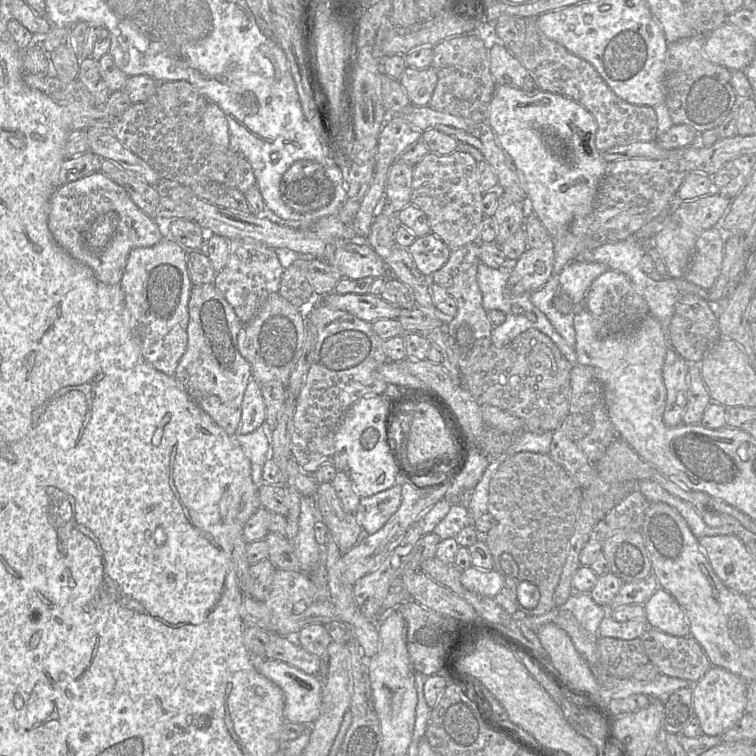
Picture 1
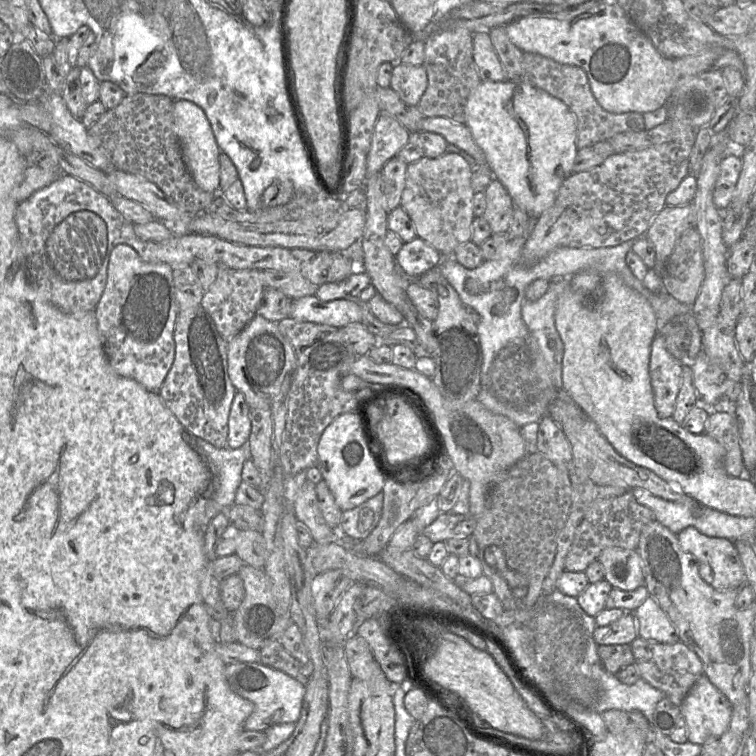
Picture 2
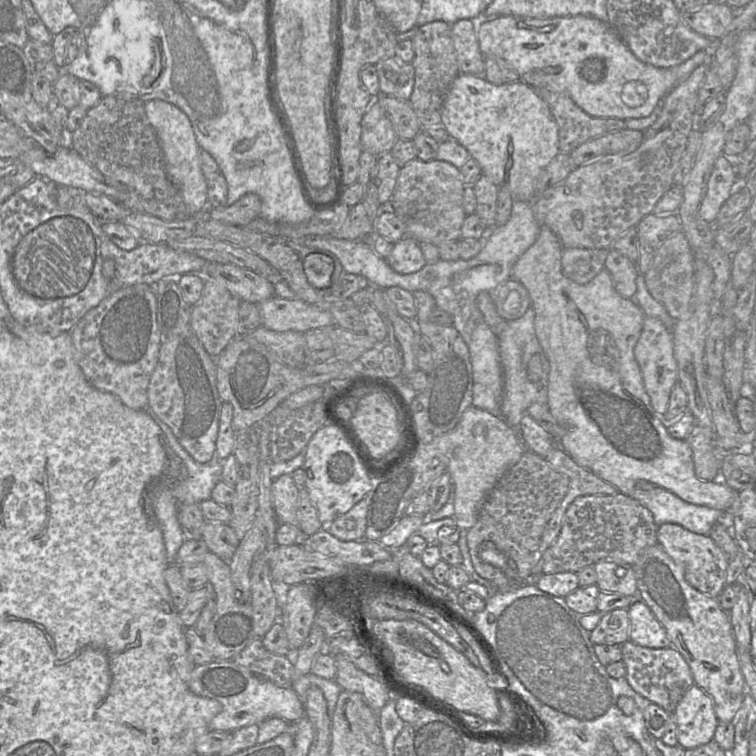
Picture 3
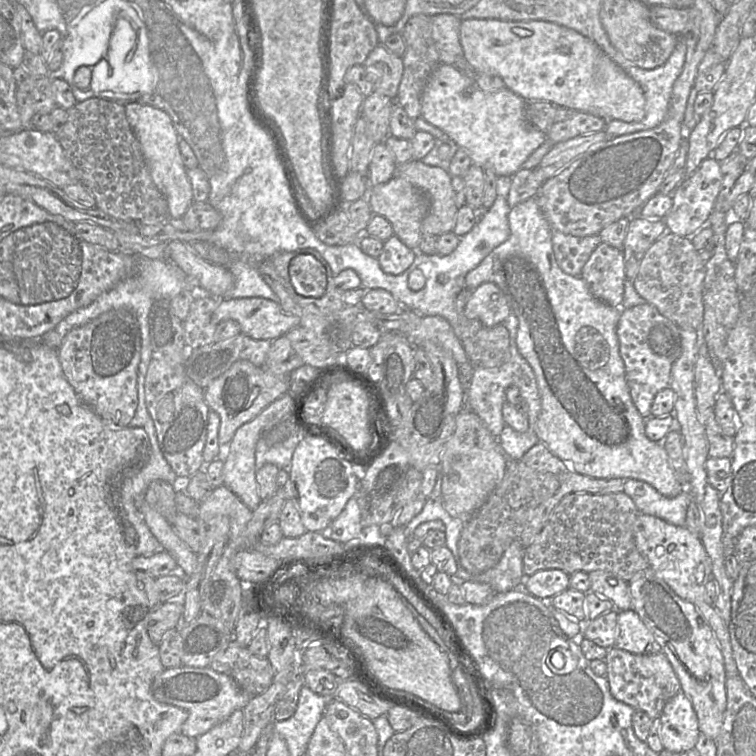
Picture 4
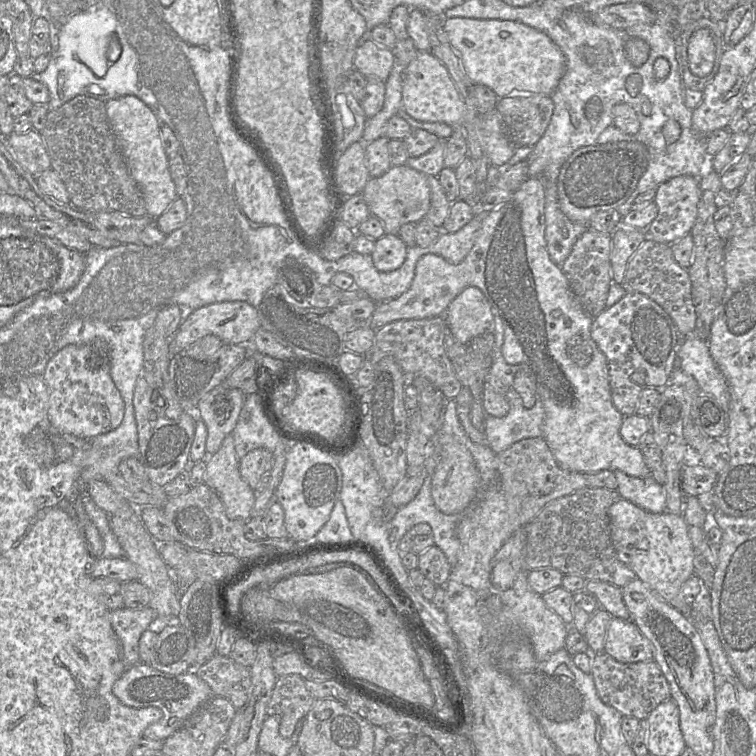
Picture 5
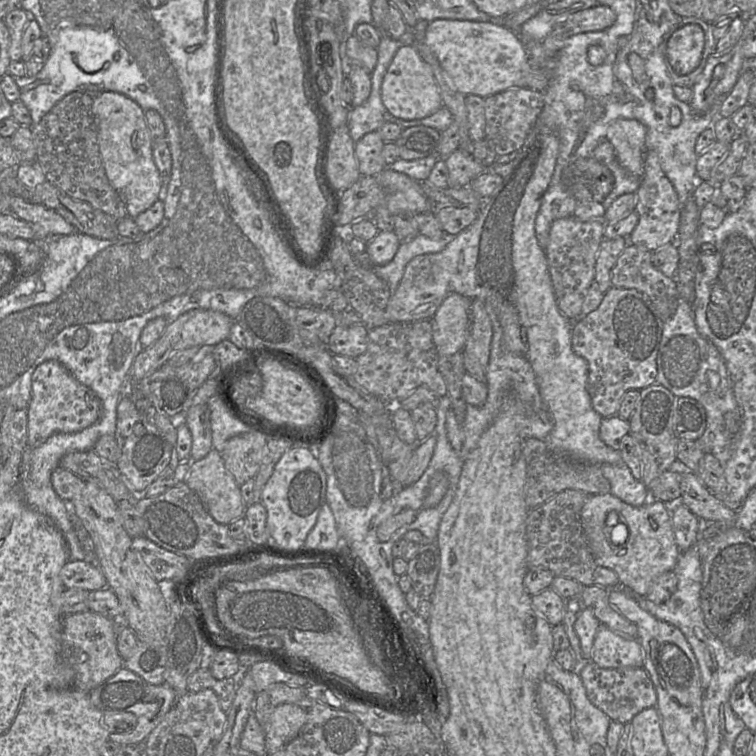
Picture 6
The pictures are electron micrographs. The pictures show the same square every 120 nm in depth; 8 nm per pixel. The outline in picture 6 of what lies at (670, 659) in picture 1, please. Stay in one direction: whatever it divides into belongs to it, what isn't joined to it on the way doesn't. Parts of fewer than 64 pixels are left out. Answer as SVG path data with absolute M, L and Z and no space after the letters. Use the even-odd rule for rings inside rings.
M588 661L579 673L589 701L603 711L612 721L629 724L641 711L655 707L657 693L653 682L643 667L600 668Z

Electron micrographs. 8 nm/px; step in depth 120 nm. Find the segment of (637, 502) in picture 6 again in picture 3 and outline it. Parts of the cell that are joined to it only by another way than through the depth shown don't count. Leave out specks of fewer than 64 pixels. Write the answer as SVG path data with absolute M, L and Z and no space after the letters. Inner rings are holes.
M640 483L632 491L631 497L647 508L655 521L662 524L675 524L692 533L709 536L717 523L725 523L732 527L727 512L710 507L690 504L665 489Z

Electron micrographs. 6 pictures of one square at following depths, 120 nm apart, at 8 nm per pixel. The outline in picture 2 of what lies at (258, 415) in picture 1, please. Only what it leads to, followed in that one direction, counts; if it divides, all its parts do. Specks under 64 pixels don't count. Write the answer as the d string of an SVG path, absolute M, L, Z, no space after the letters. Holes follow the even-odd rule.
M237 393L230 407L225 446L233 449L245 446L251 431L251 422L251 410L244 396Z

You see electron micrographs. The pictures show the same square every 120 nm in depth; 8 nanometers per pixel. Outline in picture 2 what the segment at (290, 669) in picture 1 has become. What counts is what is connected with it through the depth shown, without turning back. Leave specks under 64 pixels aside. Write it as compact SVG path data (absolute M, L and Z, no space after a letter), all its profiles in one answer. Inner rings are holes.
M237 662L224 668L224 678L236 694L253 704L244 731L265 731L283 723L296 723L301 715L306 683L259 662Z

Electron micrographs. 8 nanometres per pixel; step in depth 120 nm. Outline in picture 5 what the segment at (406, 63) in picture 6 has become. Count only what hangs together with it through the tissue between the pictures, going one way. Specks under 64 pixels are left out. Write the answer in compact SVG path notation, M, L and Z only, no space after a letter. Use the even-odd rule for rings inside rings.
M418 51L402 73L402 109L420 122L443 122L460 127L465 104L447 68L431 52Z

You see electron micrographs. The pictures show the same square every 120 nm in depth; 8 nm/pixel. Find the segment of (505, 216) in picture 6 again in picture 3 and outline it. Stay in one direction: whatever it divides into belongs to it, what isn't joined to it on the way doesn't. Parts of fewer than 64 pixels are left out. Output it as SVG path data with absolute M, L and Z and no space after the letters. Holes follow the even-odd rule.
M539 225L537 239L518 258L510 272L510 279L523 284L529 292L531 308L535 313L534 324L536 335L543 352L549 361L548 406L557 423L564 429L564 434L558 440L556 445L566 452L578 466L590 471L598 478L615 486L622 494L631 495L632 491L638 484L651 483L651 485L659 486L690 504L710 507L721 512L727 511L734 503L737 491L733 490L722 481L711 482L700 480L695 474L691 446L686 440L673 438L668 432L666 422L662 420L651 406L650 398L644 387L641 369L634 355L634 348L641 335L643 323L646 318L645 313L633 299L624 298L616 291L613 285L612 276L608 270L603 269L586 284L578 284L566 277L562 270L562 248L563 246L559 238L547 226Z

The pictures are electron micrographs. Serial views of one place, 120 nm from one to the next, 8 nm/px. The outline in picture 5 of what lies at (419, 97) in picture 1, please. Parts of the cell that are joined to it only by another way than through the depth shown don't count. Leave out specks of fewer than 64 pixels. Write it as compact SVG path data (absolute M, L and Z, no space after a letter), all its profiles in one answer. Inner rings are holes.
M372 40L363 41L354 55L354 69L366 78L386 82L394 66L394 55L390 49L379 46Z

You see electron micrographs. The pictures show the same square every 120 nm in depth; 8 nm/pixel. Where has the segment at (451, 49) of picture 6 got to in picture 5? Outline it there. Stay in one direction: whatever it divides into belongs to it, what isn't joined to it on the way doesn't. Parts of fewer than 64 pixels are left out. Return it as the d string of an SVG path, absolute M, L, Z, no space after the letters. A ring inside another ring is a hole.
M450 18L443 19L442 28L449 42L458 51L467 75L476 84L491 88L499 98L513 95L551 96L565 71L565 56L545 33L523 23L510 20Z

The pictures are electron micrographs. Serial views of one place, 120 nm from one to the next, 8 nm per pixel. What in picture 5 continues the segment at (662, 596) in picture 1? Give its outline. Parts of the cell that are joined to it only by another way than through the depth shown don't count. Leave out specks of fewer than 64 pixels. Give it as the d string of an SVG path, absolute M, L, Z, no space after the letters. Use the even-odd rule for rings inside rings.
M612 618L603 652L622 663L649 662L653 660L654 646L632 620Z

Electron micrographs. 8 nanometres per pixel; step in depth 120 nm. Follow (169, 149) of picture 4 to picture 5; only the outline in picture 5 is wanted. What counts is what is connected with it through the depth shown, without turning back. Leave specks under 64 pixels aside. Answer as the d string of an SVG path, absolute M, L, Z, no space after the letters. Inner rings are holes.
M131 95L112 98L105 102L105 108L129 173L143 194L146 216L156 219L179 197L160 140L161 122L144 102Z

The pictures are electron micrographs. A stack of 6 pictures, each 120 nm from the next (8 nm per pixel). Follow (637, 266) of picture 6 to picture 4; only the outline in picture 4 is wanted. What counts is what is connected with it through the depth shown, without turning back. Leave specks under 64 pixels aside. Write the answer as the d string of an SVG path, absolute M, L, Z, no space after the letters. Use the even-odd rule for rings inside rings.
M666 232L646 251L633 281L637 293L679 329L699 331L703 321L706 261L702 259L690 237Z

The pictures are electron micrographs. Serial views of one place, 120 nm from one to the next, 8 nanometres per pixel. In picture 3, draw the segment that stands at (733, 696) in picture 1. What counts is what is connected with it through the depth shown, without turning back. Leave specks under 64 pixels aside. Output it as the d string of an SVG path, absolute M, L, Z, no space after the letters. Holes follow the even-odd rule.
M694 684L685 692L672 715L682 748L697 748L713 740L719 721L711 697L699 686Z

